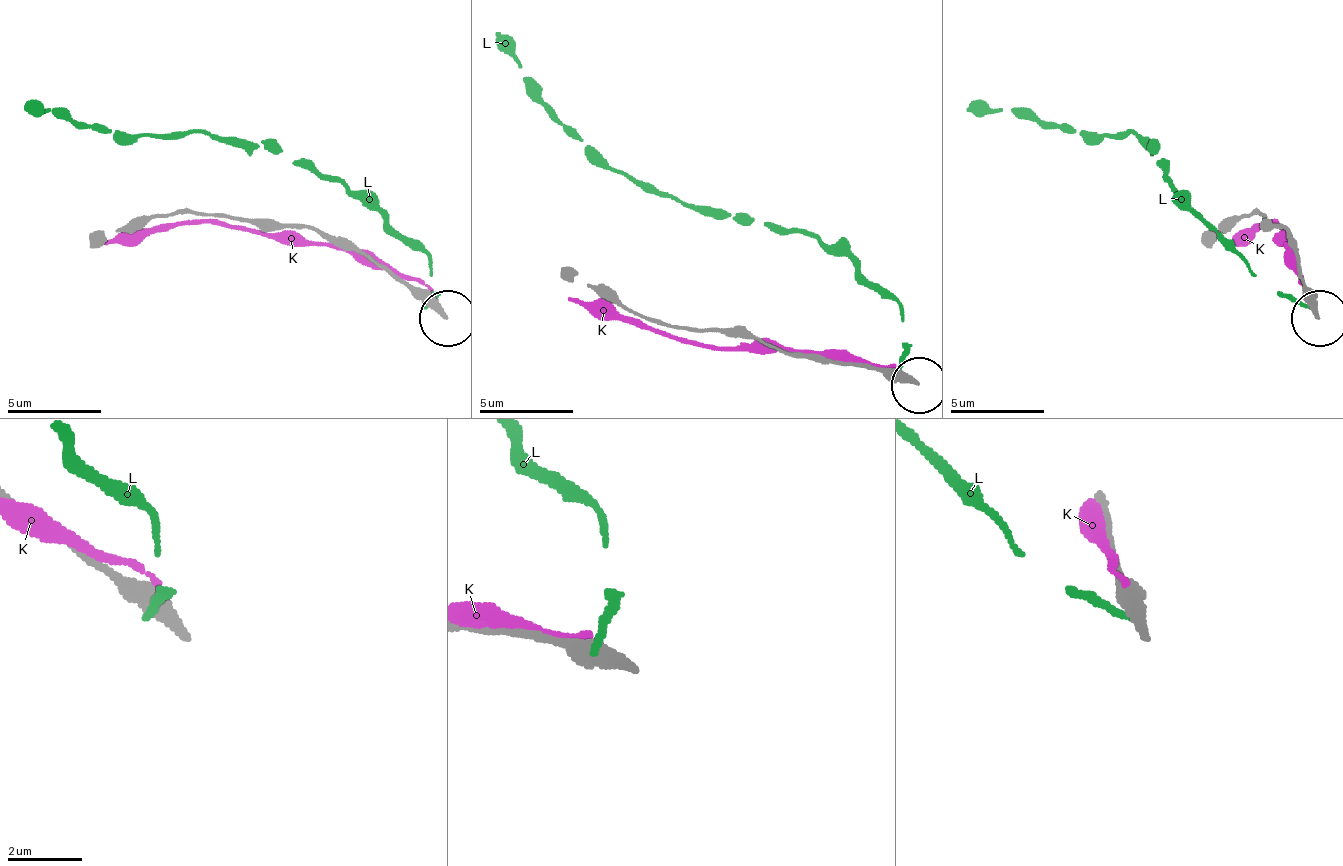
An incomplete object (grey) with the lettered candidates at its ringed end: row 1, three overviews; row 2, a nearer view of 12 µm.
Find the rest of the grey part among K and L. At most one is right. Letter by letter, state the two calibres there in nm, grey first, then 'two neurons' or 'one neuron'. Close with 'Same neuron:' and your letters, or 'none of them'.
K: 500/150 nm | two neurons
L: 500/240 nm | two neurons
Same neuron: none of them

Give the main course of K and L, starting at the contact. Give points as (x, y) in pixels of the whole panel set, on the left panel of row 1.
K: (427, 291), (343, 249), (281, 244), (206, 220), (154, 234), (126, 234), (98, 244)
L: (427, 305), (432, 263), (338, 183), (310, 173), (281, 150), (201, 131), (173, 136), (74, 126), (23, 107)

